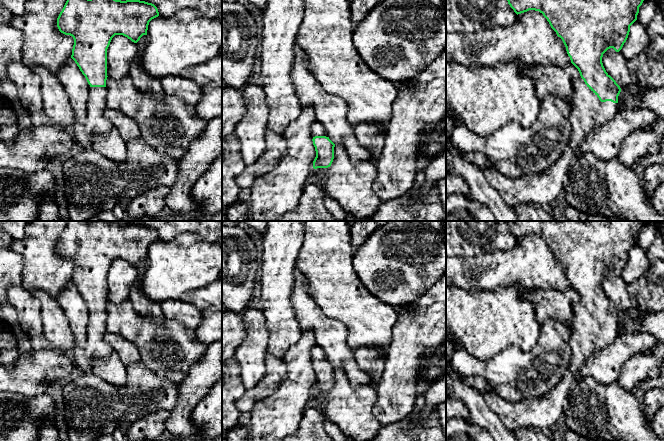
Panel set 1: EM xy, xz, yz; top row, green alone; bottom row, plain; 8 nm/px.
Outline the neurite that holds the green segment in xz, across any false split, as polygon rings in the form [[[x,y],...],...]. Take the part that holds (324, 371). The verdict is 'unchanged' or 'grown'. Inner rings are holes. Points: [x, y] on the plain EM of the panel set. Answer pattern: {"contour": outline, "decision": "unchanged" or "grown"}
{"contour": [[[317,344],[311,349],[311,360],[316,375],[313,392],[328,392],[334,383],[335,368],[329,363],[324,350]]], "decision": "grown"}

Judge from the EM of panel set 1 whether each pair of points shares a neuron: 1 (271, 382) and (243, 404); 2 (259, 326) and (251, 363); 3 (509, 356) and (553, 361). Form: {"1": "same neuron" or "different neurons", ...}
{"1": "same neuron", "2": "same neuron", "3": "same neuron"}

